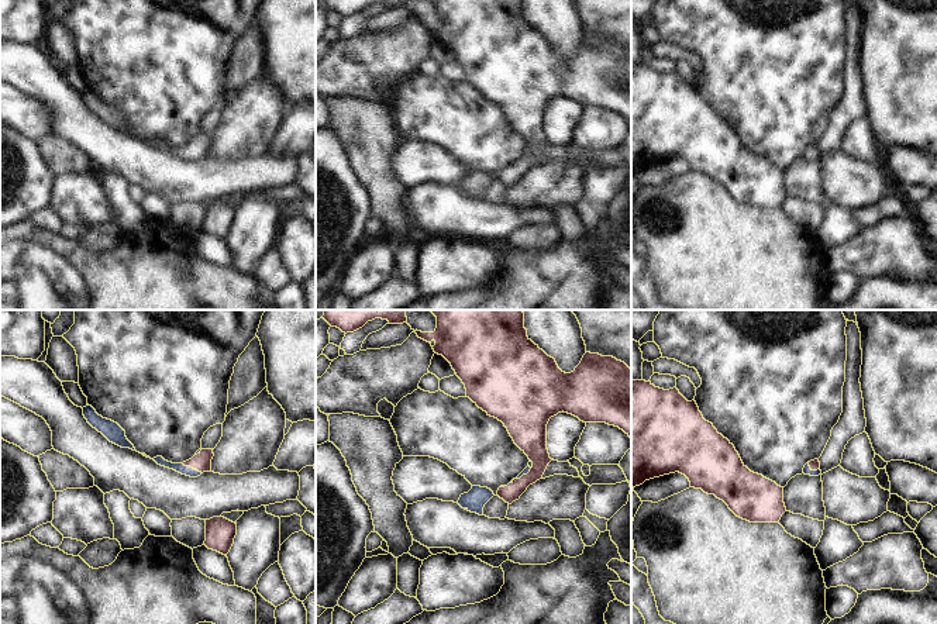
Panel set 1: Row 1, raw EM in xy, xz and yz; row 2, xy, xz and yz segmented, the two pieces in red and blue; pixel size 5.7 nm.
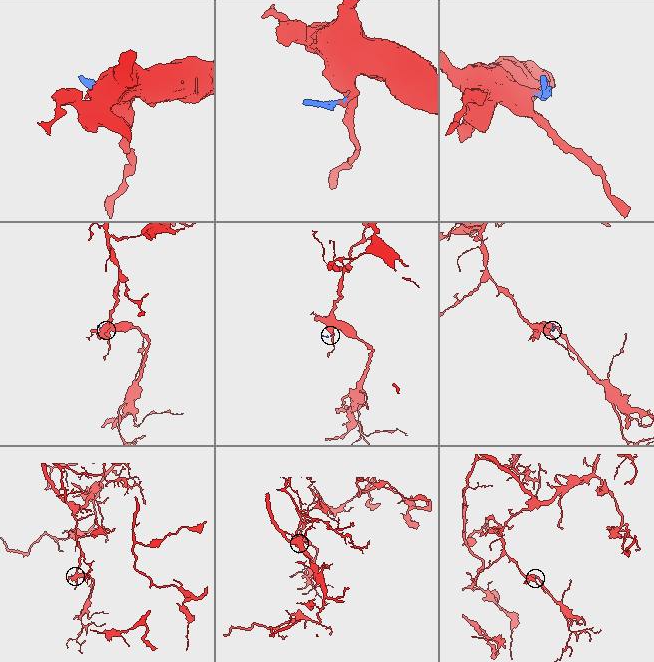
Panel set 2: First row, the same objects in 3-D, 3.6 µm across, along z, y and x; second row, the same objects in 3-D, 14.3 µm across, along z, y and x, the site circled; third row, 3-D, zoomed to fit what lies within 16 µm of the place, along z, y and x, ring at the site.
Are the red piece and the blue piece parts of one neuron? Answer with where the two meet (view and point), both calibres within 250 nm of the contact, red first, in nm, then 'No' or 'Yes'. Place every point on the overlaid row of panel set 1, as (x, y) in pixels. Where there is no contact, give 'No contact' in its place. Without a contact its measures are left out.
Touches red at xy (192, 466). Thickness 110 nm (red) against 60 nm. Yes.

